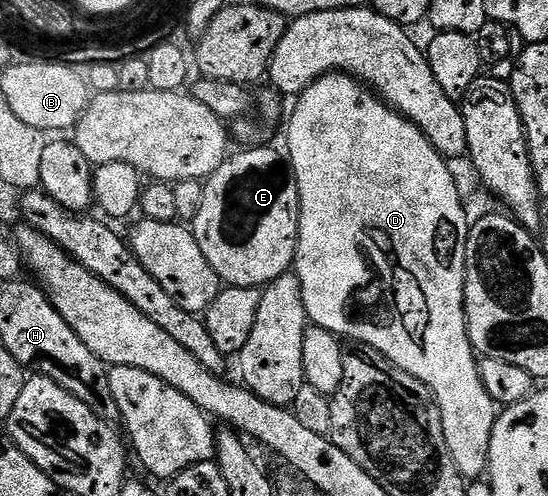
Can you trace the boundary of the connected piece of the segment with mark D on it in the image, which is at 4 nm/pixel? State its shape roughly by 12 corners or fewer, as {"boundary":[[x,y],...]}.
{"boundary":[[359,78],[295,100],[315,326],[425,388],[465,480],[498,404],[444,156]]}

